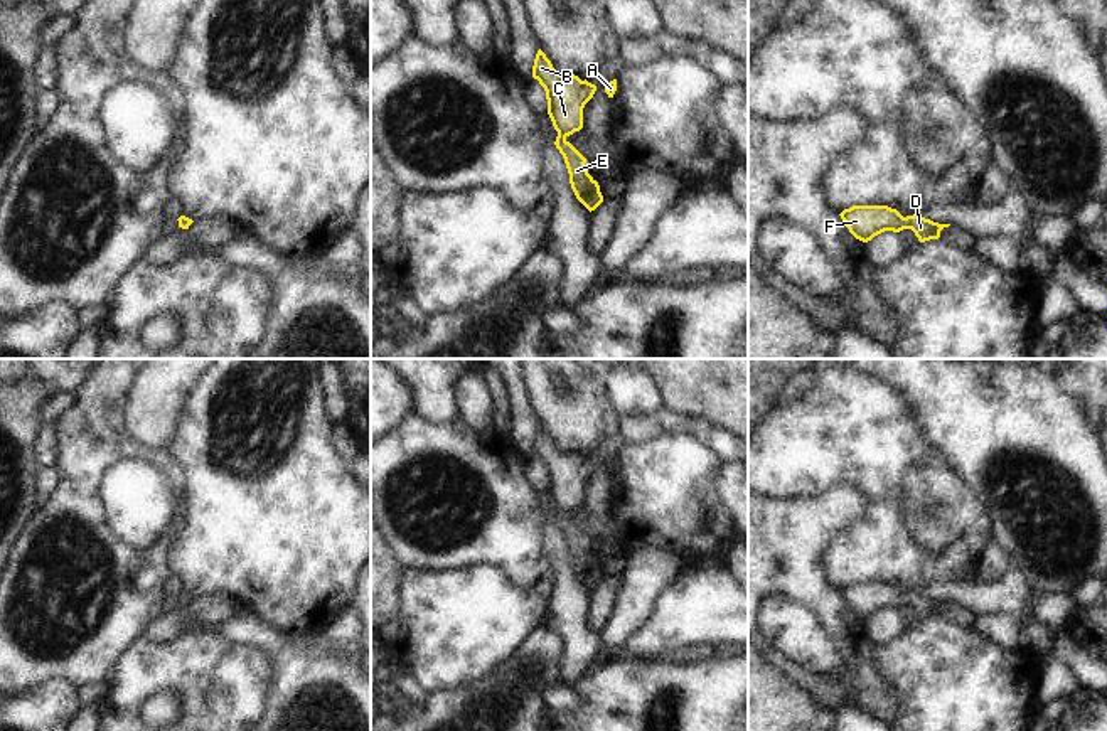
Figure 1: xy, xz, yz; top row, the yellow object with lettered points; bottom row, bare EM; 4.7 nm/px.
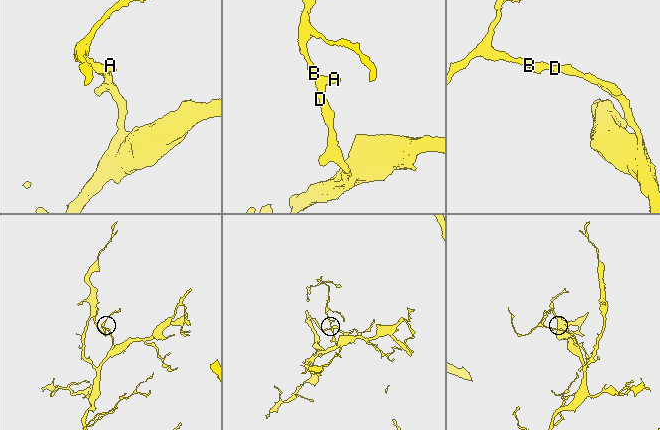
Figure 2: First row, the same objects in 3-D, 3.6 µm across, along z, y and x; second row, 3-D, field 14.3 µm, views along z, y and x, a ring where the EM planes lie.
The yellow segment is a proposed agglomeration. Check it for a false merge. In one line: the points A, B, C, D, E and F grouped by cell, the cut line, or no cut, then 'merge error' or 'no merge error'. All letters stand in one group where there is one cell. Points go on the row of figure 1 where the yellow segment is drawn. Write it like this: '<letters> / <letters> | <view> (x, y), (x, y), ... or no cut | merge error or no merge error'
A B C D E F | no cut | no merge error

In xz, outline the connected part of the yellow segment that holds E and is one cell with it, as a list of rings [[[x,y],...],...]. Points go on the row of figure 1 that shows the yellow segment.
[[[541,49],[534,59],[532,77],[546,91],[548,115],[558,131],[554,145],[564,158],[571,189],[591,212],[603,202],[600,185],[588,173],[586,158],[566,138],[583,128],[583,108],[593,98],[596,86],[575,74],[559,74]]]

